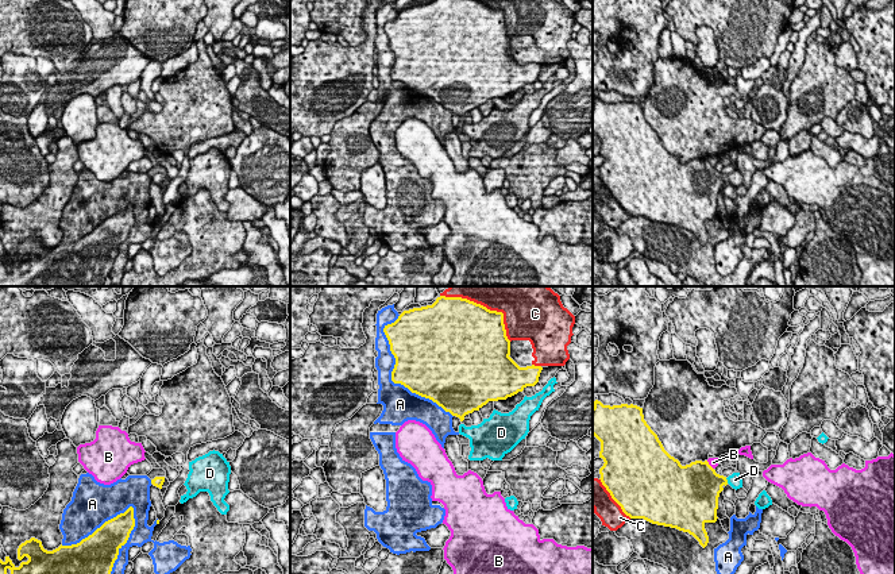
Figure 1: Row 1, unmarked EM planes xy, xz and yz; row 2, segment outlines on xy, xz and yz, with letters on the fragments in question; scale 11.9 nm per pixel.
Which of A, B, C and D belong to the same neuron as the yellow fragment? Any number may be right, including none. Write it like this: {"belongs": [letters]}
{"belongs": ["D"]}

